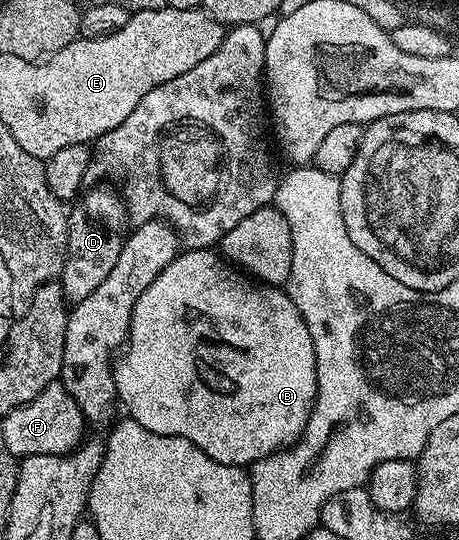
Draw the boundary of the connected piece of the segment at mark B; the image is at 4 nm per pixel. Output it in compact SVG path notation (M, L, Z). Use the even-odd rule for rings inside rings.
M188 248L177 253L173 262L166 264L166 268L162 268L154 284L150 284L150 288L146 288L146 292L138 296L130 320L128 341L114 362L114 384L117 399L122 406L124 402L125 408L128 409L125 410L127 417L134 419L142 428L150 432L158 432L162 436L182 436L198 448L202 448L202 452L206 452L210 460L218 460L218 464L248 468L253 462L268 458L271 454L300 441L308 418L312 415L312 407L316 404L314 340L310 336L310 328L306 328L306 320L302 320L302 312L298 312L298 308L292 303L291 293L285 292L279 286L267 285L241 272L231 262L221 257L215 249Z

